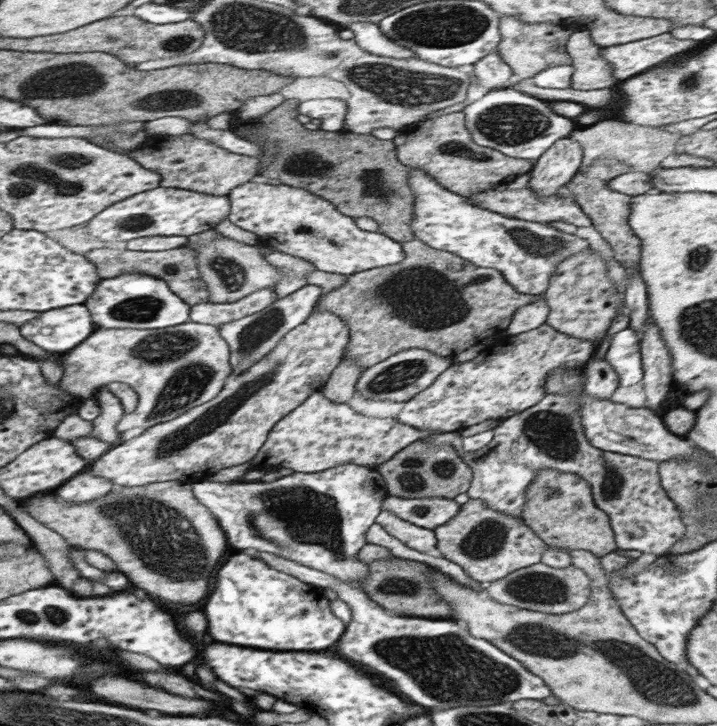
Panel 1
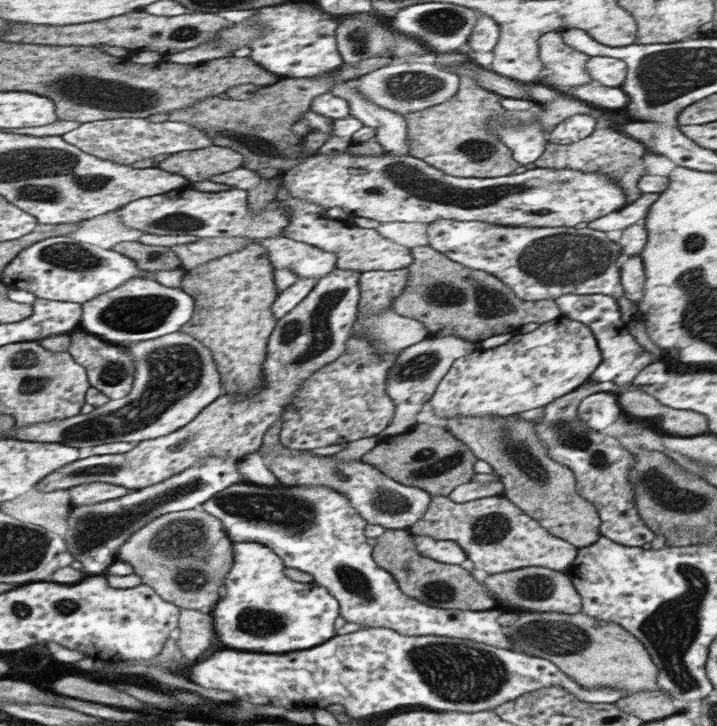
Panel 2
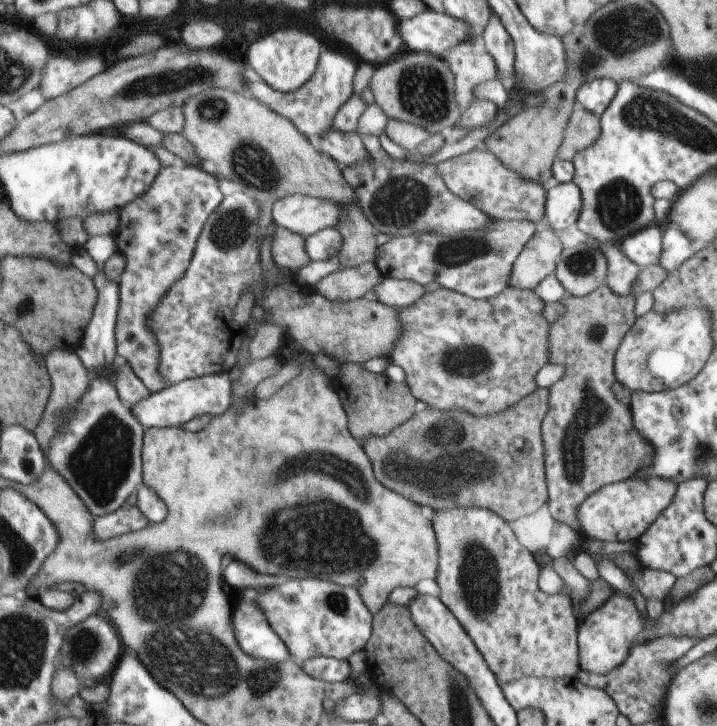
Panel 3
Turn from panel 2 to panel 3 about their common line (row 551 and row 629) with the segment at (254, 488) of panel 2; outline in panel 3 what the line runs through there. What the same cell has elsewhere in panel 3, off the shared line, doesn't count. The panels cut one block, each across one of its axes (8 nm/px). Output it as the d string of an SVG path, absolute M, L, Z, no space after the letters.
M301 577L287 578L278 586L270 586L264 592L256 594L256 604L262 608L264 616L270 620L274 632L285 641L290 657L298 663L305 663L314 657L334 657L347 660L364 653L365 644L373 636L373 613L361 593L356 588L336 584L329 578Z

